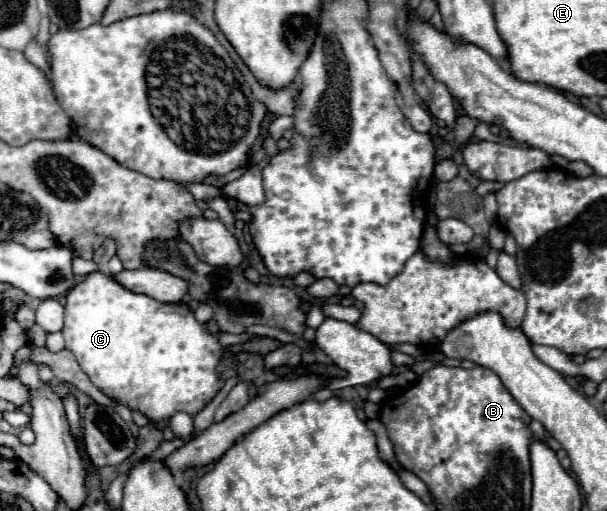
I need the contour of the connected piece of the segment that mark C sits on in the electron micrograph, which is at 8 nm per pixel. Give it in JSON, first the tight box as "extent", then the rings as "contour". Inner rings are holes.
{"extent":[61,272,223,430],"contour":[[[93,272],[71,288],[61,334],[65,348],[75,354],[97,388],[131,410],[143,412],[159,430],[167,428],[177,412],[199,414],[223,386],[217,374],[223,346],[217,334],[195,320],[189,302],[165,304],[127,292],[103,272]]]}

